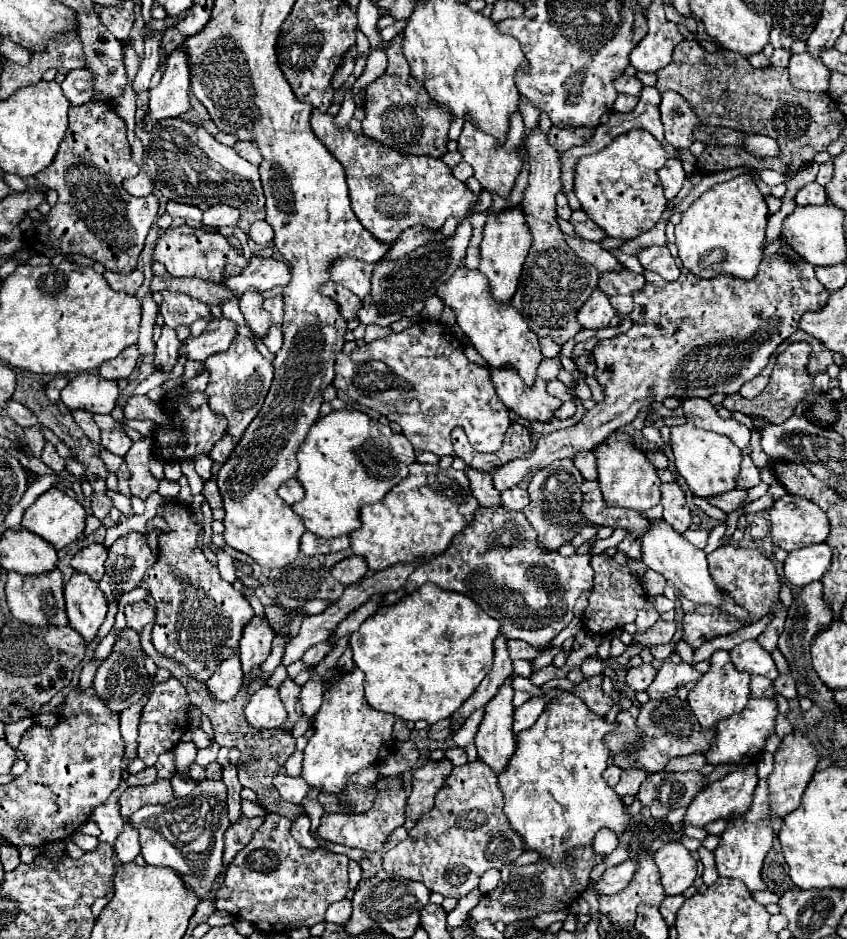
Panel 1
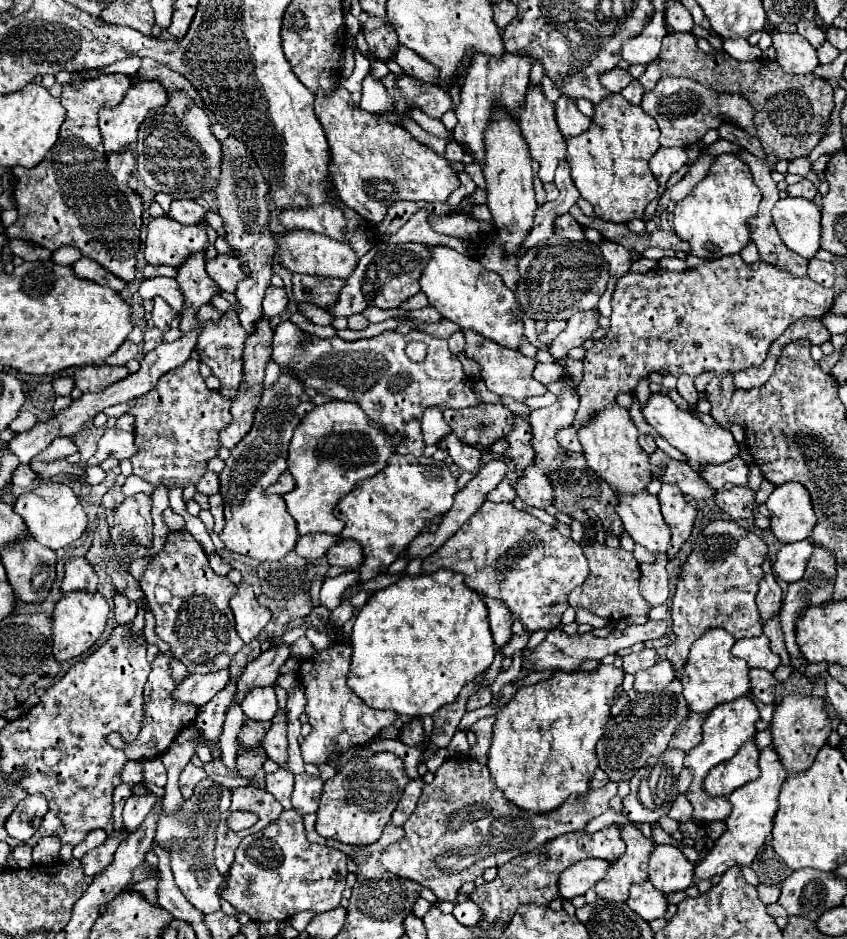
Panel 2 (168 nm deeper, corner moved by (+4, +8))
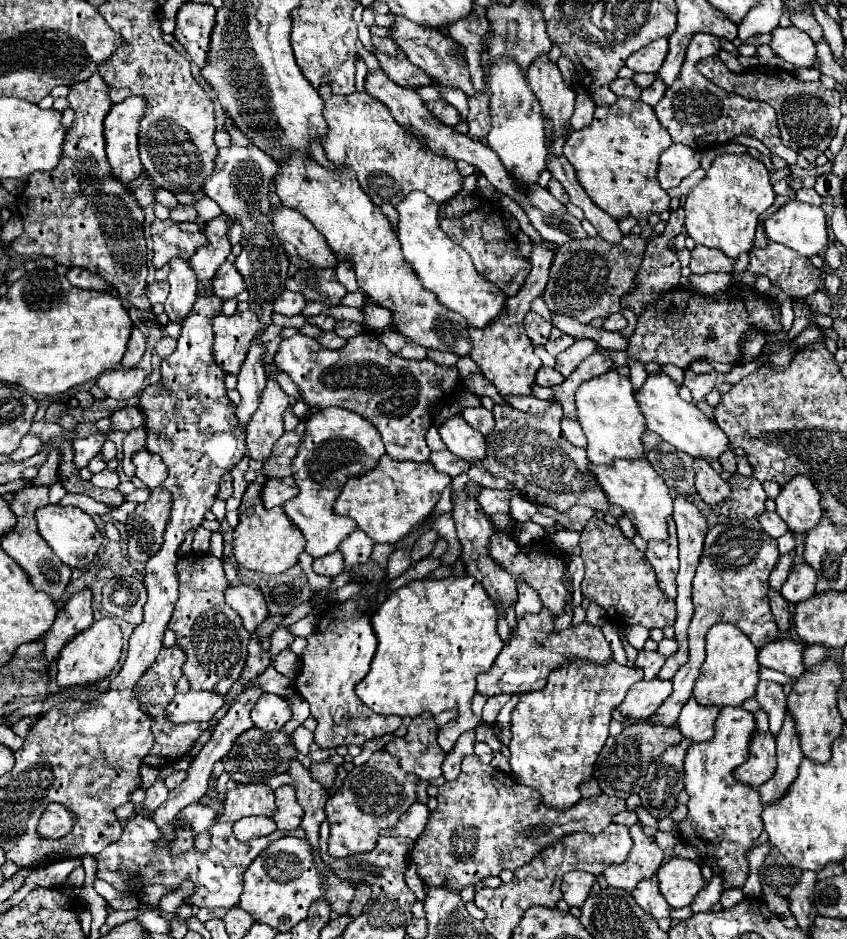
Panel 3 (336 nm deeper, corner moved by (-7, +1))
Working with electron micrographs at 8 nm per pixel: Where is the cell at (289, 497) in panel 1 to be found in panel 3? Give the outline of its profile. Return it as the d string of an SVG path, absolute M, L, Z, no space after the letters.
M294 477L286 479L268 479L262 483L262 501L266 509L272 509L276 505L282 505L298 495L298 487L294 483Z

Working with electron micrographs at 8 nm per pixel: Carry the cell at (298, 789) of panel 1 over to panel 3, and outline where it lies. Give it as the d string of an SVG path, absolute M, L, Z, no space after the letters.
M278 787L276 791L276 811L272 821L280 831L294 831L302 821L302 807L296 801L292 787Z

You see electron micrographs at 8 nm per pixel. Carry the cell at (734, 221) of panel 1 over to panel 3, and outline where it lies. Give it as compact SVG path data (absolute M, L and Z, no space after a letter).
M724 153L712 161L706 177L686 195L686 231L696 243L720 249L724 255L736 259L740 253L754 247L752 241L758 217L774 203L774 197L776 193L772 191L768 169L760 159L750 153Z

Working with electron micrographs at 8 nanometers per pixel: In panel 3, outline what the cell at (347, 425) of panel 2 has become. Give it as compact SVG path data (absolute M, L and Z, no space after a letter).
M326 407L316 411L306 421L306 433L302 435L298 455L292 459L292 477L300 489L298 497L282 505L288 519L302 531L306 539L306 553L312 557L324 557L334 553L338 545L356 529L356 521L350 517L336 515L332 511L334 501L338 499L342 485L348 477L370 471L382 457L384 447L378 439L378 431L366 419L354 411L340 407Z

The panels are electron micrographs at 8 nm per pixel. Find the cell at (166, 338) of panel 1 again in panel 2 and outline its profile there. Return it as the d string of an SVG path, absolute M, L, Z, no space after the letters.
M153 298L155 306L153 306L153 324L161 330L161 334L165 334L171 326L171 320L175 318L175 312L171 312L169 304L163 298Z

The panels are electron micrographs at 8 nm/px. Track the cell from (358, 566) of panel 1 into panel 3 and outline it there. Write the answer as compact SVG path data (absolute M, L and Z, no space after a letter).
M354 529L338 547L346 567L354 567L354 563L366 563L370 559L372 549L374 549L374 541L360 529Z

